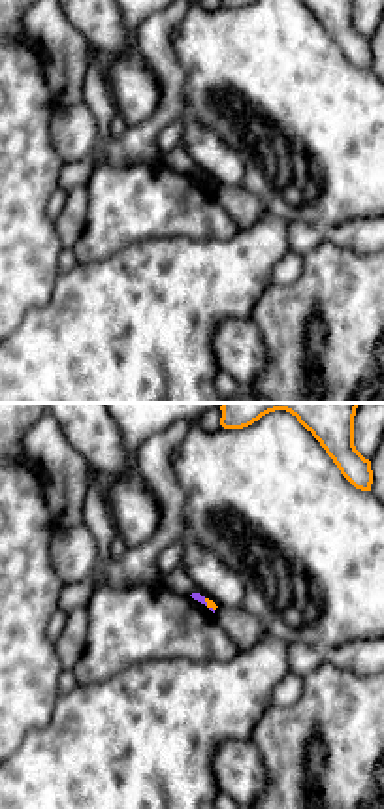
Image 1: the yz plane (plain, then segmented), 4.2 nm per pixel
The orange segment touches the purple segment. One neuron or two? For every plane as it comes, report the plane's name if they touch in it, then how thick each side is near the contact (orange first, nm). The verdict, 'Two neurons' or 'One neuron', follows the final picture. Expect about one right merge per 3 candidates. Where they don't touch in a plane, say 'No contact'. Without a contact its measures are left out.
Touches orange in yz. Thickness 30 nm (orange) against 40 nm

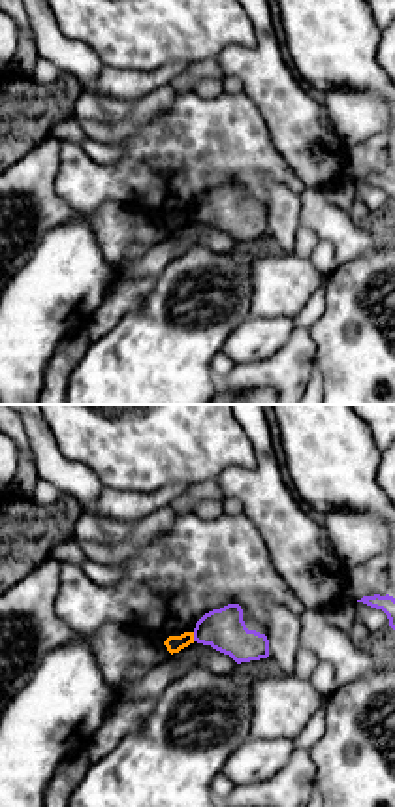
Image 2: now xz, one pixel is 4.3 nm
Touches orange in xz. Thickness 70 nm (orange) against 180 nm

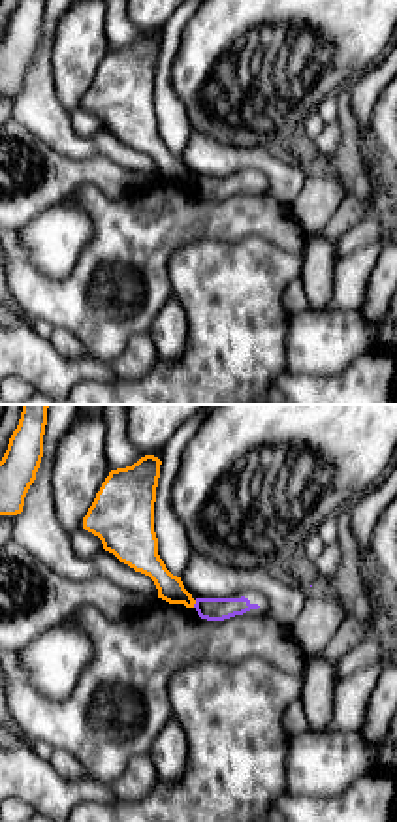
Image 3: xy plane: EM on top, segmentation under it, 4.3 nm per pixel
Touches orange in xy. Thickness 110 nm (orange) against 100 nm

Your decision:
Two neurons

